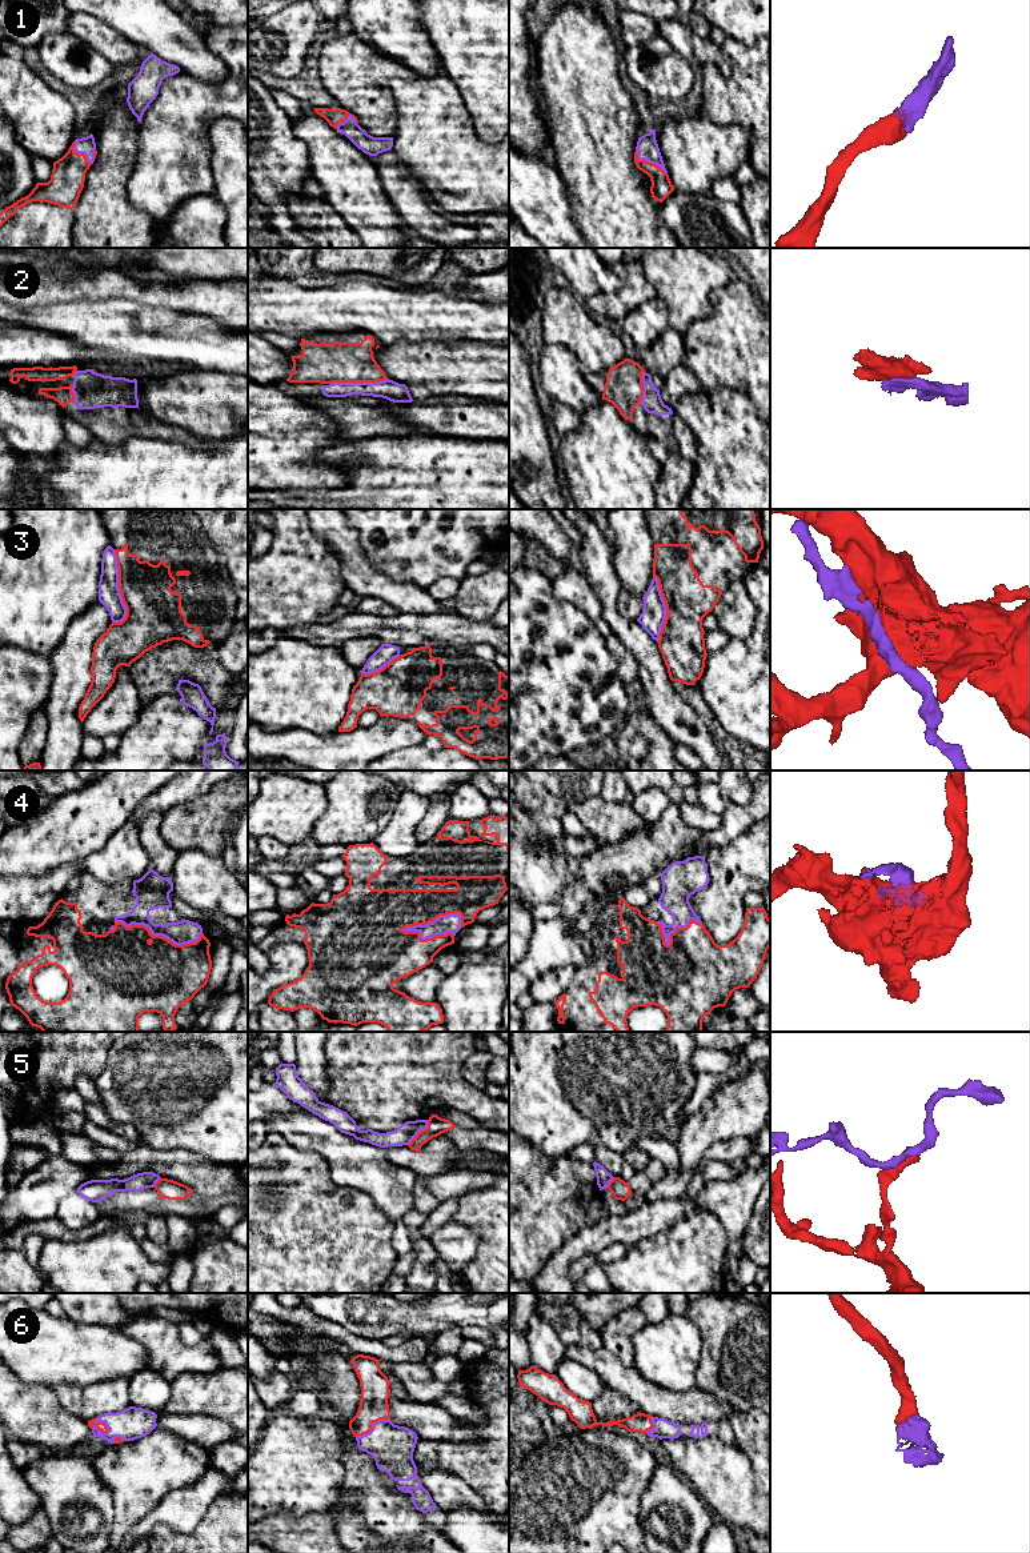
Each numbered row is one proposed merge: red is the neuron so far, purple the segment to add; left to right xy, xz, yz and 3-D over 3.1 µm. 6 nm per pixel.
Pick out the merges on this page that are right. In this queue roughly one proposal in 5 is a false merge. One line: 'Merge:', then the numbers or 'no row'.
Merge: 1, 2, 3, 4, 6

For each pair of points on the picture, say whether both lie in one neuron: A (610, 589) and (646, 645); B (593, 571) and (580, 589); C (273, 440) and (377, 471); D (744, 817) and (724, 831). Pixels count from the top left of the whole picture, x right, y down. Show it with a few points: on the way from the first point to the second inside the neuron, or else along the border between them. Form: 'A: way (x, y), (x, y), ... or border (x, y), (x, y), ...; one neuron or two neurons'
A: way (610, 604), (610, 613), (632, 635); one neuron
B: border (584, 575), (602, 607); two neurons
C: border (368, 461), (348, 464), (347, 484), (337, 489); two neurons
D: way (738, 819), (729, 828); one neuron

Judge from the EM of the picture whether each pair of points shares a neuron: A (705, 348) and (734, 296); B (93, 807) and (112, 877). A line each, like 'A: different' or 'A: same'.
A: same
B: different

